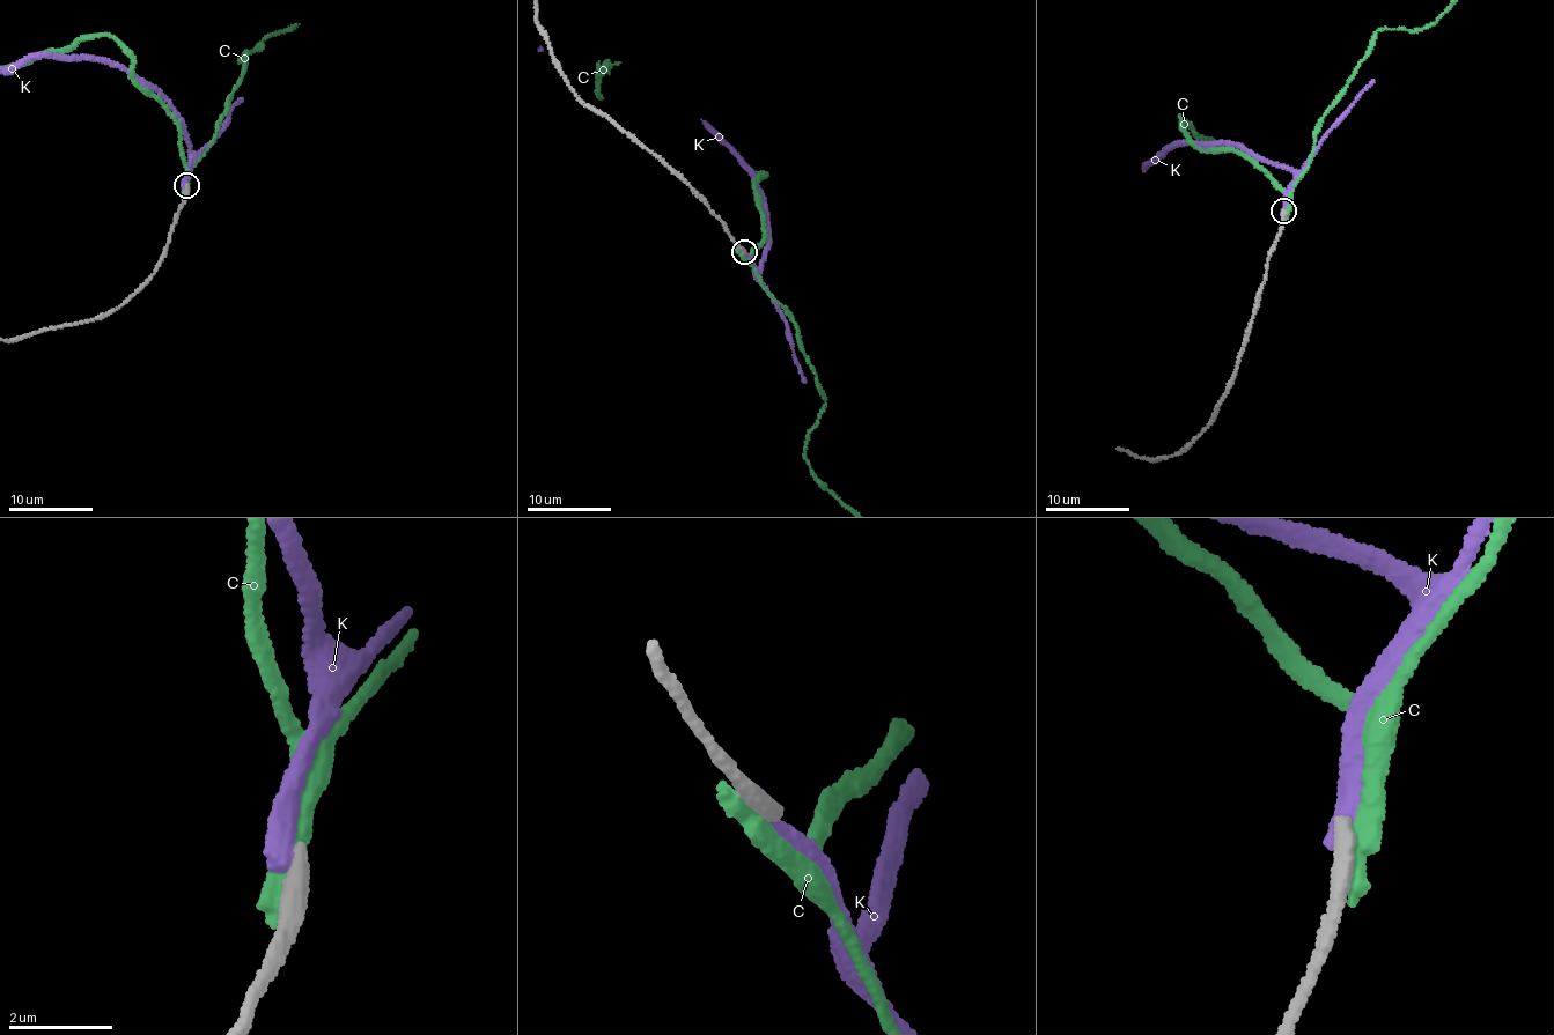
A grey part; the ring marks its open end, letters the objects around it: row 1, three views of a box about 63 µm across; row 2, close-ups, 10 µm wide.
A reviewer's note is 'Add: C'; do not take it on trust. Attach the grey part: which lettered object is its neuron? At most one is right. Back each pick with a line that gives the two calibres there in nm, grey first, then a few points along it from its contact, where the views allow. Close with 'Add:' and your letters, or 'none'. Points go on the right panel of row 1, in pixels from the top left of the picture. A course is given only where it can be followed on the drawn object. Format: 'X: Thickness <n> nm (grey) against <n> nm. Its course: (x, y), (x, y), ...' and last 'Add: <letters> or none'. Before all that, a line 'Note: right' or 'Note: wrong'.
Note: wrong
Add: none

